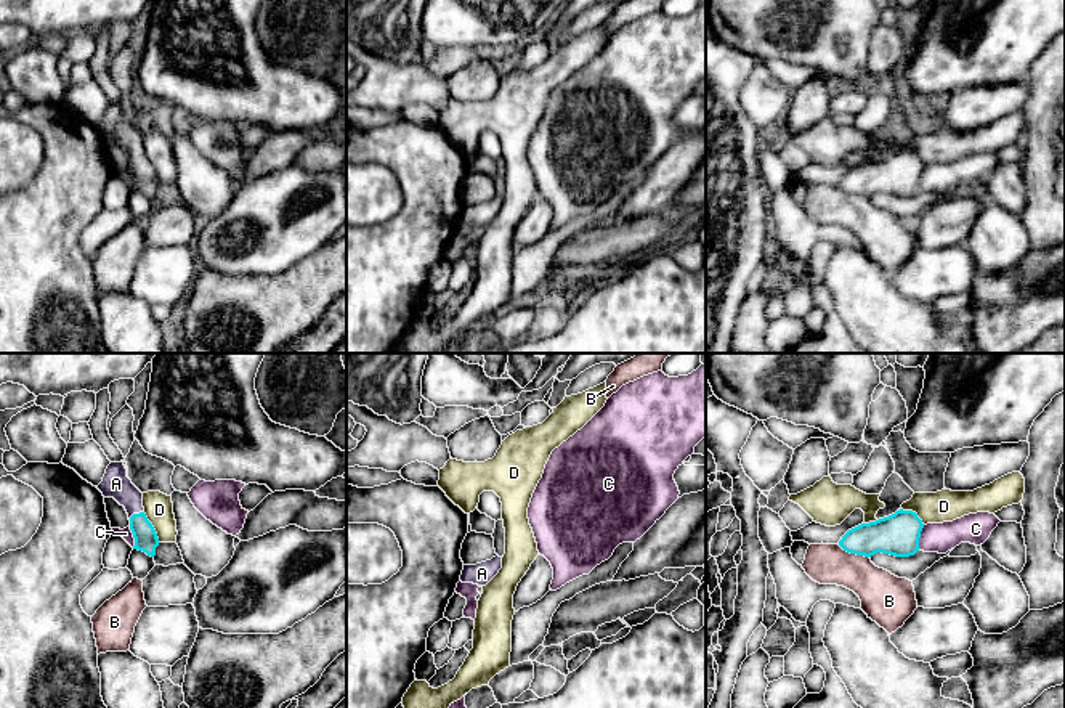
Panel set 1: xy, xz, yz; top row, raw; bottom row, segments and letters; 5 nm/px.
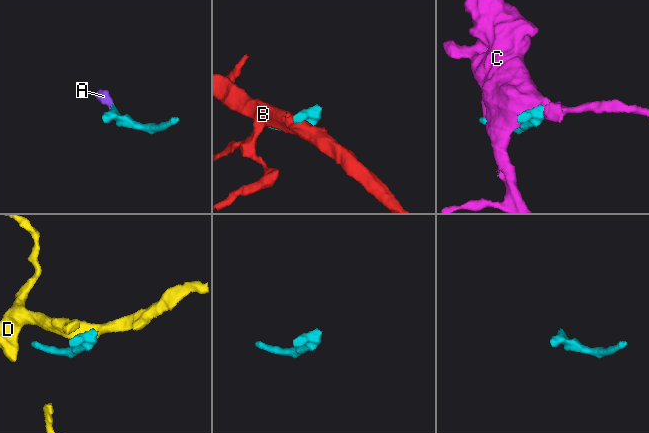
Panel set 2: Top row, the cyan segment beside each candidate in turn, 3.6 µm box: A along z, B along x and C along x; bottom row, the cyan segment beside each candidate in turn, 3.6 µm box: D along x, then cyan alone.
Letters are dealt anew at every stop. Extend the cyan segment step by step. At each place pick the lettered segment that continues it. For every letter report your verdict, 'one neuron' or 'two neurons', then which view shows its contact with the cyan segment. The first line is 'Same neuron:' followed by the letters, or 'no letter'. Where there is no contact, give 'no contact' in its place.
Same neuron: A
A: one neuron; contact in xy
B: two neurons; contact in yz
C: two neurons; contact in yz
D: two neurons; contact in xy

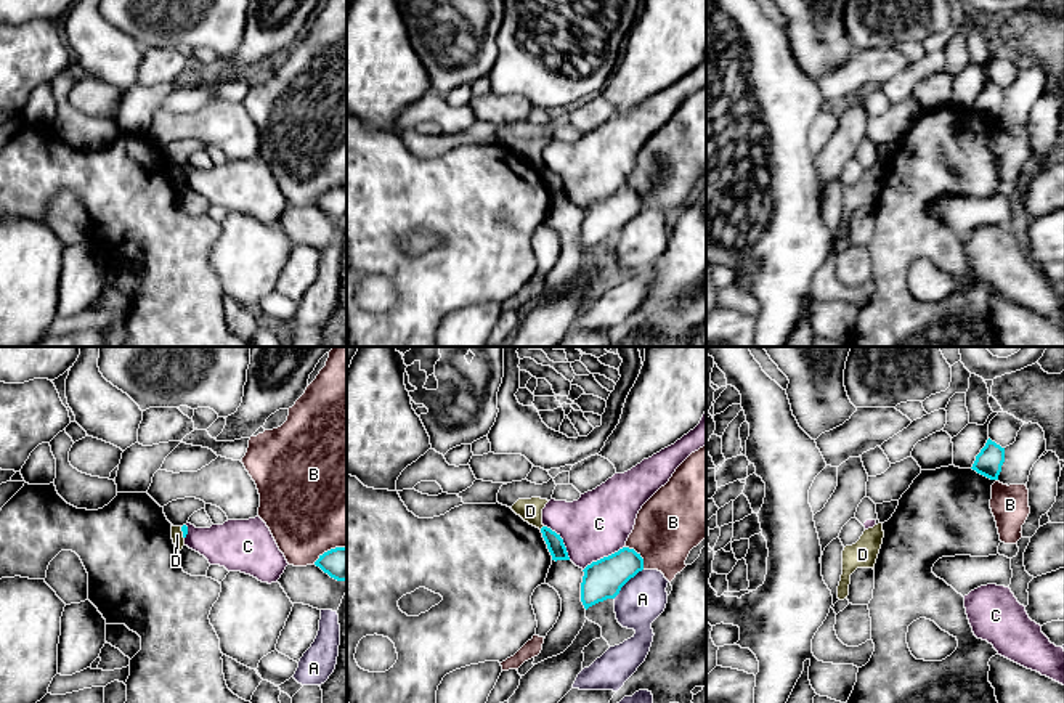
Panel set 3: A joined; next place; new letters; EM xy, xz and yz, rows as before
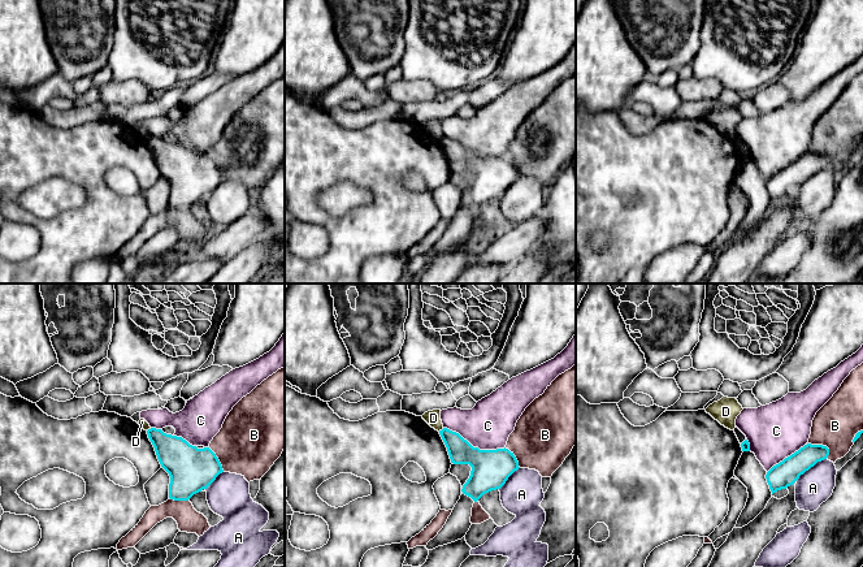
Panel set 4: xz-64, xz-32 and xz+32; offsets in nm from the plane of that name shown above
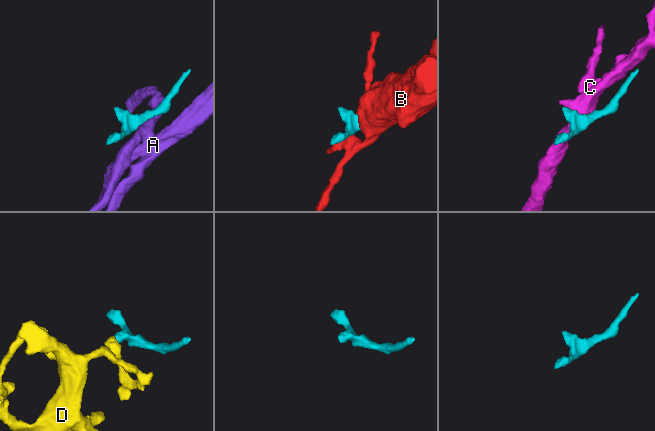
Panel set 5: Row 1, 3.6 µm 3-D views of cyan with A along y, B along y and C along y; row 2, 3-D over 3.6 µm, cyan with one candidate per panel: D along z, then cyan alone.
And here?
Same neuron: no letter
A: two neurons; contact in xz
B: two neurons; contact in xz
C: two neurons; contact in xz
D: two neurons; contact in xy

